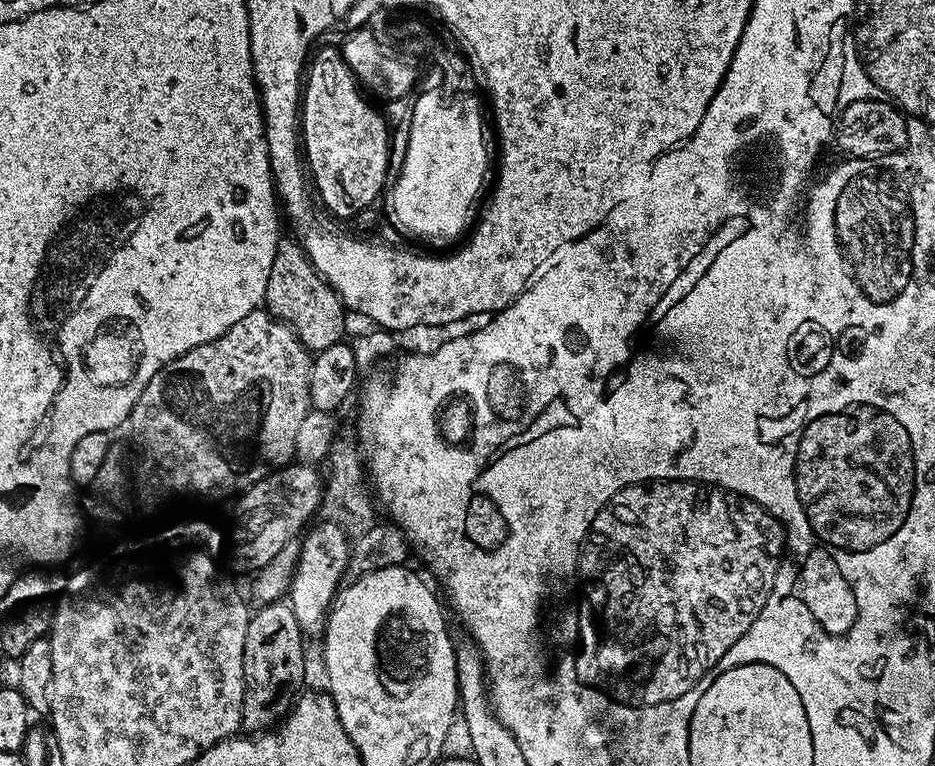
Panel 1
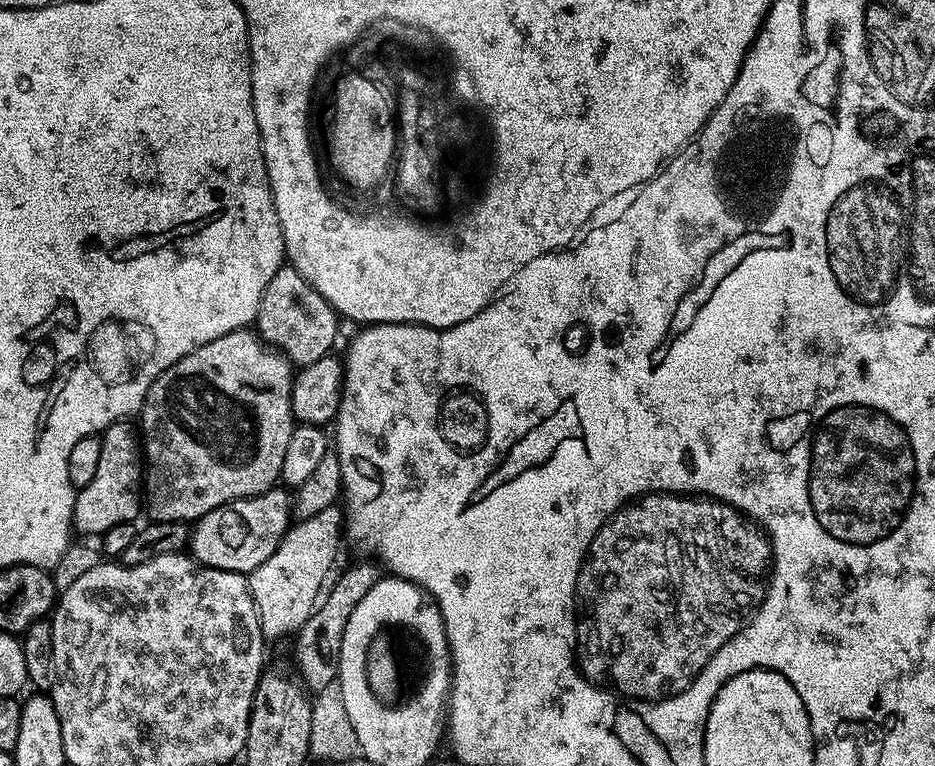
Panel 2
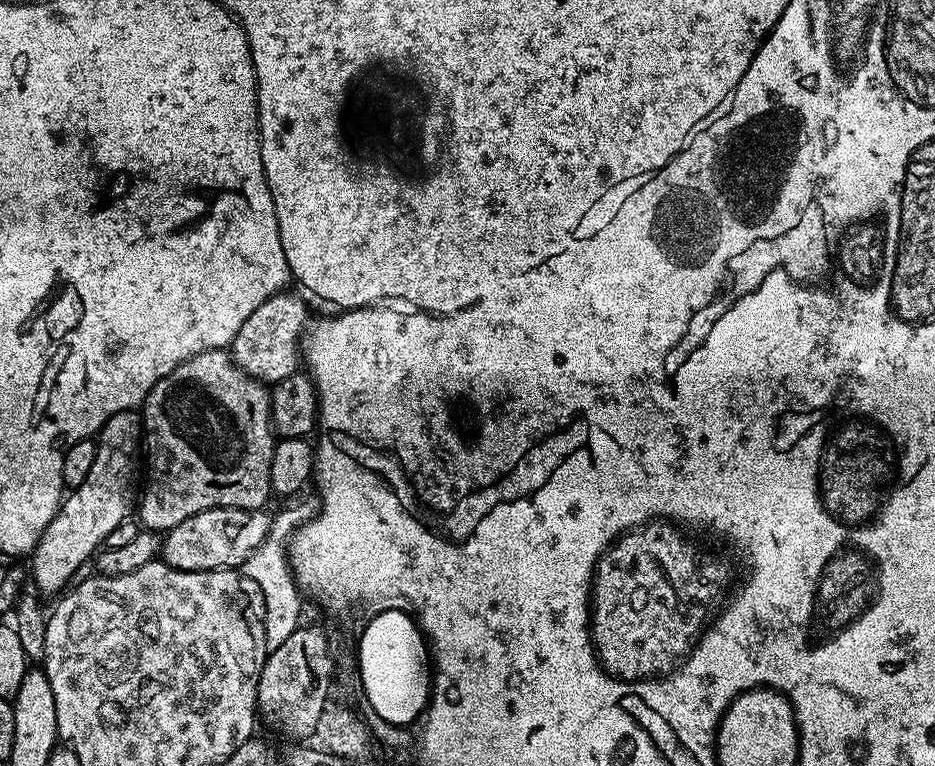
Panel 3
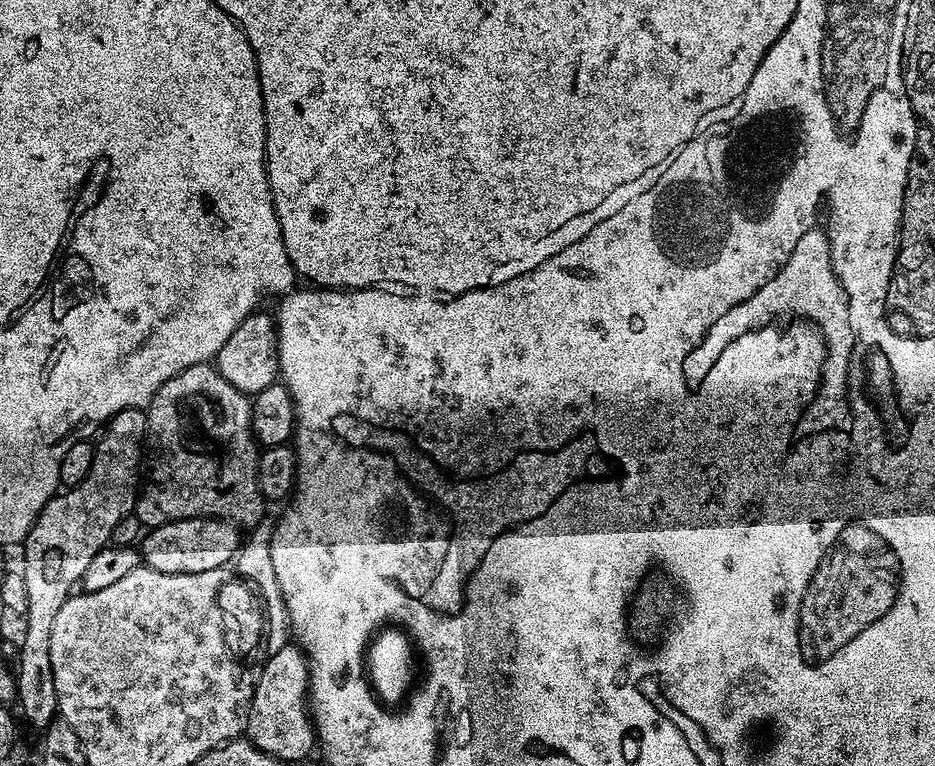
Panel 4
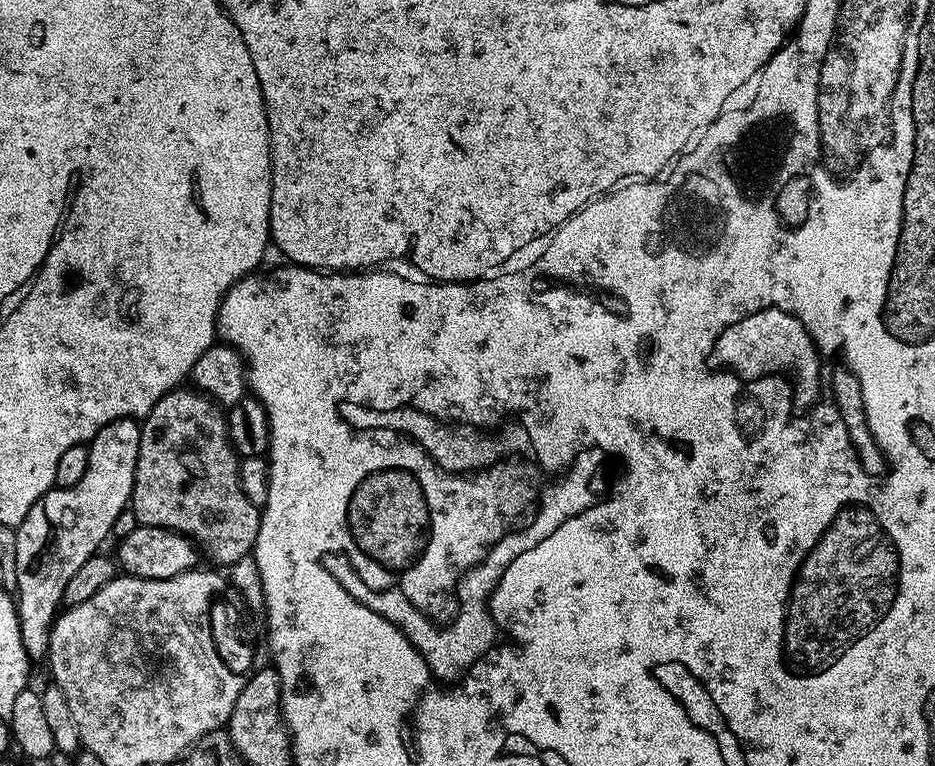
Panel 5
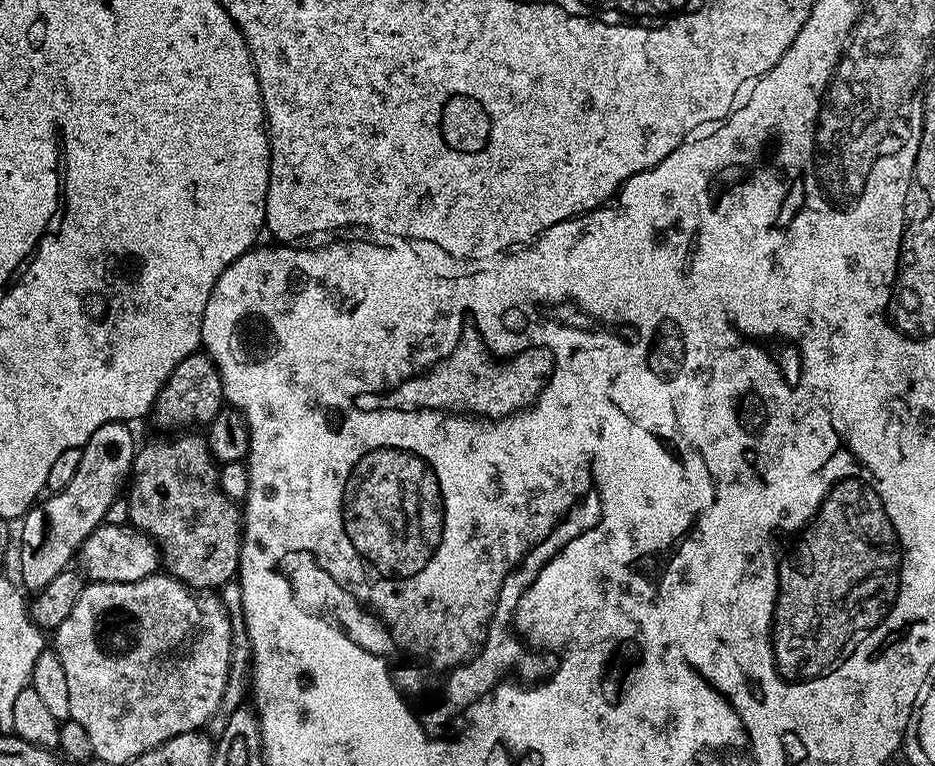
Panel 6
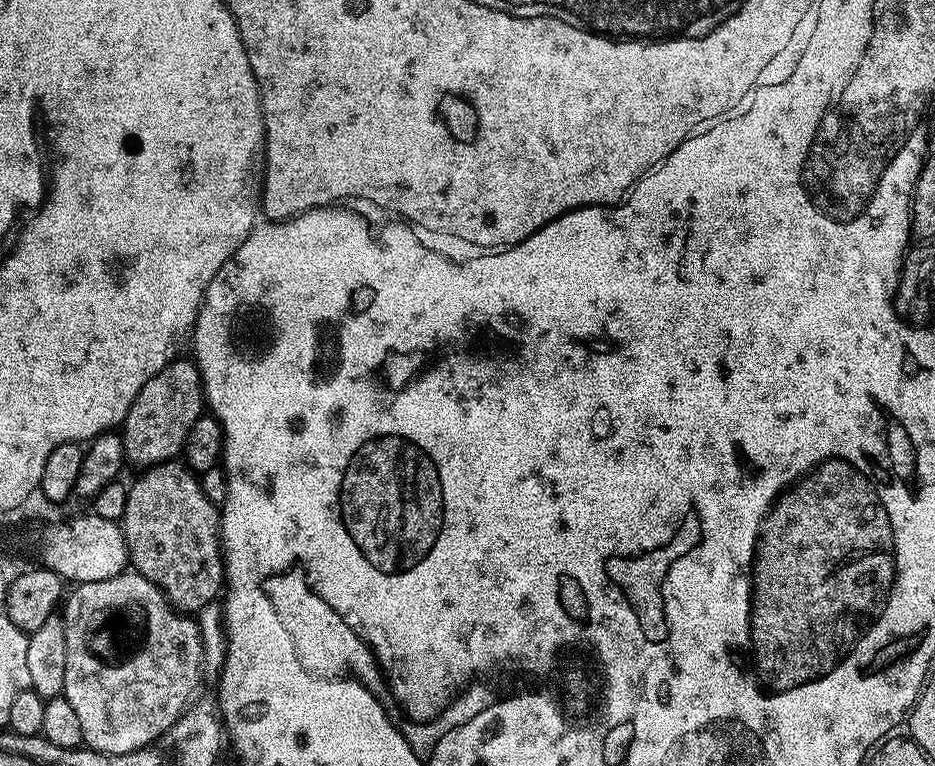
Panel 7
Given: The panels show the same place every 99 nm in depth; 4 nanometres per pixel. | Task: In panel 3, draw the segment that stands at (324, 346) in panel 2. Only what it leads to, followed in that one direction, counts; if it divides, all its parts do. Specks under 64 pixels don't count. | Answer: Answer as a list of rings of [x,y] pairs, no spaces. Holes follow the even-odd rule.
[[[292,290],[276,292],[242,322],[242,330],[238,330],[230,345],[232,359],[246,374],[274,386],[301,367],[302,341],[309,323],[310,315],[302,297],[295,296]]]

